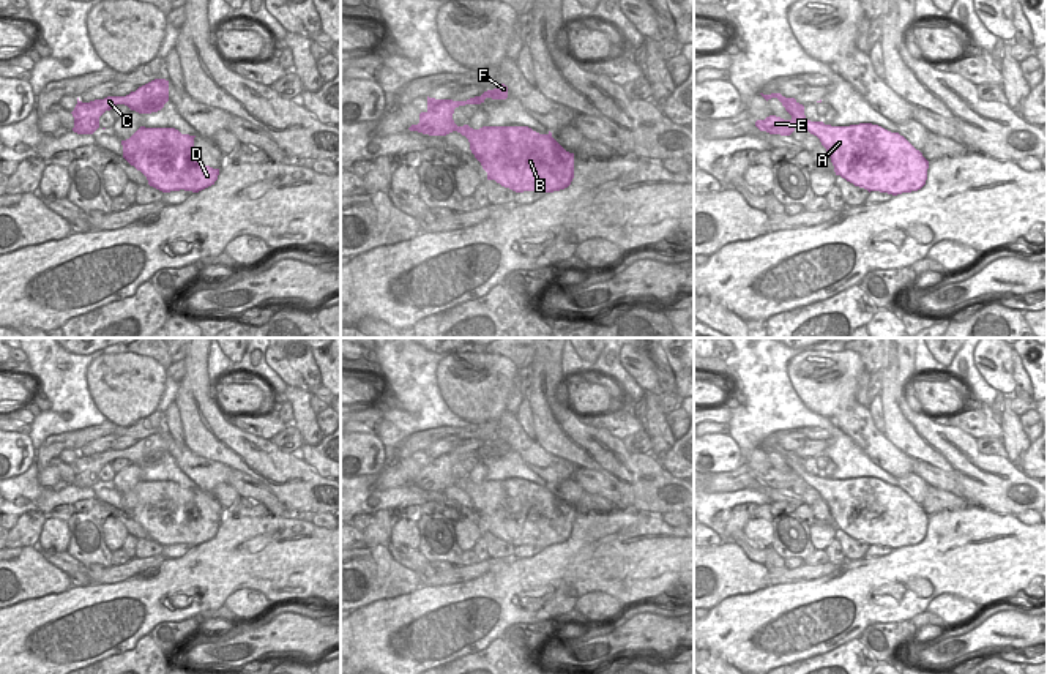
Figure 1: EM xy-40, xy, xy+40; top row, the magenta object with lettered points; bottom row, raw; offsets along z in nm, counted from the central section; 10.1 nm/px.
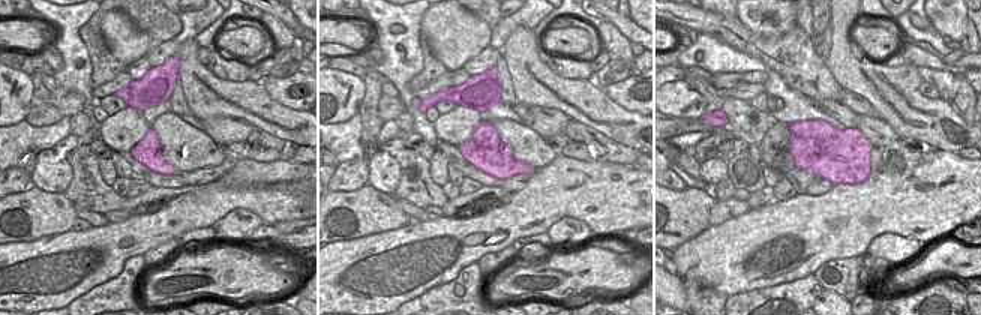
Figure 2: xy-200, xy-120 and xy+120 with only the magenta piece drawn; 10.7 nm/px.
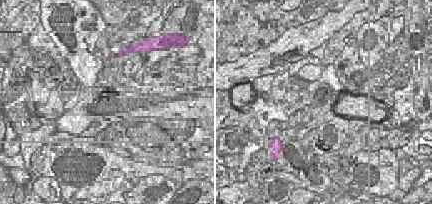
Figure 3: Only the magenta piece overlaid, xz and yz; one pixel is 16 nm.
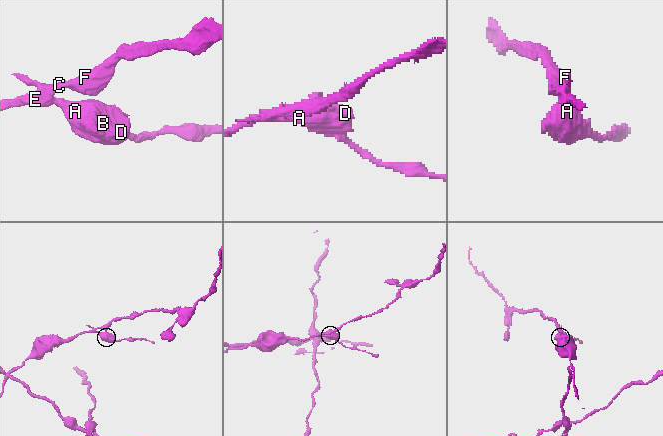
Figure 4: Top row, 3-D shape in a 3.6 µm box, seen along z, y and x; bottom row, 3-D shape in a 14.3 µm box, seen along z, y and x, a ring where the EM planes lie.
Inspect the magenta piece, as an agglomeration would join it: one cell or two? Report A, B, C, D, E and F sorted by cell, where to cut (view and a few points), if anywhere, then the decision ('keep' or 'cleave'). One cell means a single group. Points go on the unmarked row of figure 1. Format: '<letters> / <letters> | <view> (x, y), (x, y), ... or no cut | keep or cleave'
A B D / C E F | xy+40 (786, 460), (801, 475) | cleave

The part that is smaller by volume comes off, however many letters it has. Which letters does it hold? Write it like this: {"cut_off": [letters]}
{"cut_off": ["A", "B", "D"]}

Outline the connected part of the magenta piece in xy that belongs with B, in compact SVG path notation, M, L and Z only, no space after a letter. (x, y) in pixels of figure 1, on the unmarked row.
M451 474L451 486L457 485L470 496L470 504L487 526L487 534L495 534L516 546L553 546L564 543L574 532L574 507L566 505L549 485L539 488L528 480L457 480Z

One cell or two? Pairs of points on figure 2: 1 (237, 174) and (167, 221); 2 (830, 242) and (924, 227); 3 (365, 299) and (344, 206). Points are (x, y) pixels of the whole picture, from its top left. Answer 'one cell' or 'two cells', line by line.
1: two cells
2: one cell
3: two cells

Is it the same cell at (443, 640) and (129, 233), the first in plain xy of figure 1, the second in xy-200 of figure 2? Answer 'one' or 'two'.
one

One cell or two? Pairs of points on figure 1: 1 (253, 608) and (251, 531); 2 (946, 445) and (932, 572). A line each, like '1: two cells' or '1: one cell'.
1: two cells
2: two cells

